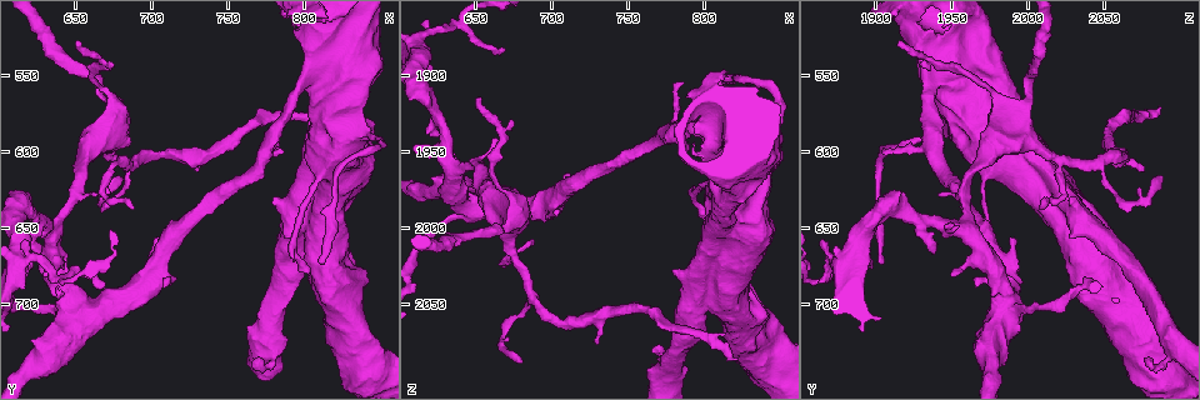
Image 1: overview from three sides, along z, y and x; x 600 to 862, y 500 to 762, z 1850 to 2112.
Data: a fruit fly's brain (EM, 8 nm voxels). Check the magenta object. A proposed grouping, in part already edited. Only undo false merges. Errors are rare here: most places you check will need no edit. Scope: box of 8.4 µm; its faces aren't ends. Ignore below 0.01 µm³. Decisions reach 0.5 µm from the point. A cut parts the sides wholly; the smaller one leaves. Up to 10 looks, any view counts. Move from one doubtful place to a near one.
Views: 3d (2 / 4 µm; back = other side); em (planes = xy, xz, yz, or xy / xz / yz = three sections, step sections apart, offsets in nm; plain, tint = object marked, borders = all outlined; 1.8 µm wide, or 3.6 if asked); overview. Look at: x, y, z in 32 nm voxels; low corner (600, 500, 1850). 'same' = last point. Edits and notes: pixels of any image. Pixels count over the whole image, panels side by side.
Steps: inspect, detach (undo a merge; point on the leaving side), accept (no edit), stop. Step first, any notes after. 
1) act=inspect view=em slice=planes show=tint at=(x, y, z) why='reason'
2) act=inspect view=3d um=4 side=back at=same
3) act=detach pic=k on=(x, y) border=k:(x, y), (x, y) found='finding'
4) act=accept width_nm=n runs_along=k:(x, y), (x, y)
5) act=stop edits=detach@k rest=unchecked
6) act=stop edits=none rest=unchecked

act=inspect view=3d um=4 at=(814, 610, 1976) why='sudden change in width'

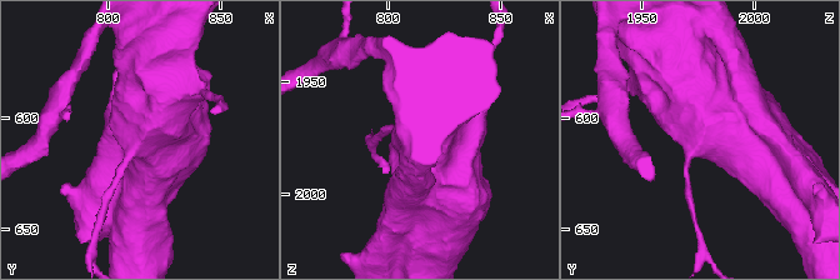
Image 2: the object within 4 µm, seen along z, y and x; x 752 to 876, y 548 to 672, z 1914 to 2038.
act=inspect view=em um=3.6 slice=xz step=8 show=tint at=(814, 611, 1976) why='need the tissue'

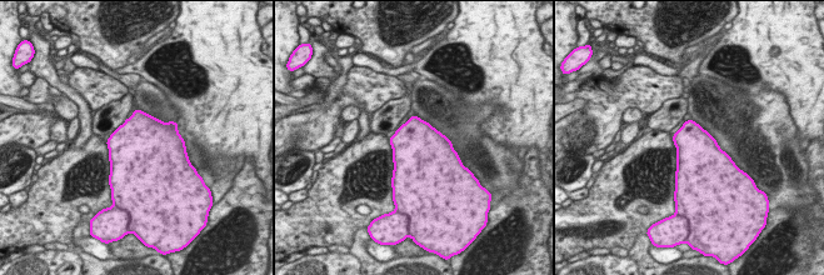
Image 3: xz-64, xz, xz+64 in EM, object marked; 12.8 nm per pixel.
act=inspect view=em um=3.6 slice=planes show=borders at=same

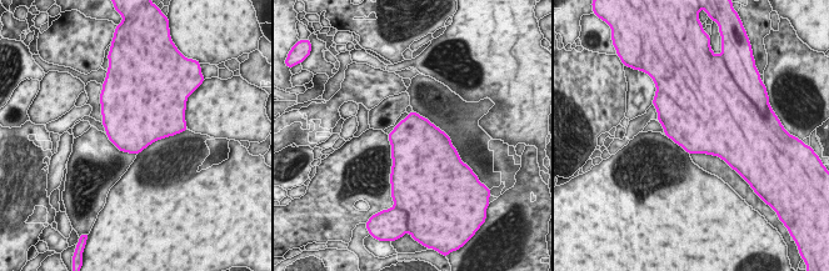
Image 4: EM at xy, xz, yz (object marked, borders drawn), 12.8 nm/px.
act=accept found='one neuron here'

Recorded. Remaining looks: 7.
act=inspect view=em slice=xz step=16 show=tint at=(678, 606, 2022) why='a fork'

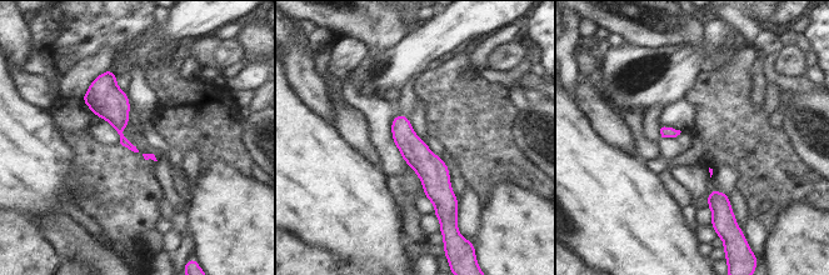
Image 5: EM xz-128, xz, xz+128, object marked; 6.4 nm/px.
act=inspect view=em slice=planes show=tint at=same why='cut it another way'

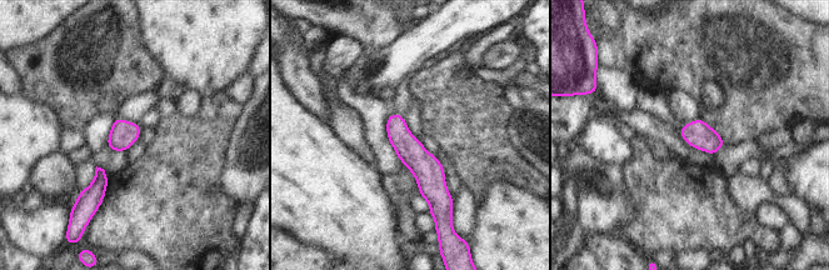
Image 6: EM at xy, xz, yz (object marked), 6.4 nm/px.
act=accept runs_along=6:(395, 116), (437, 209) found='one neuron here'

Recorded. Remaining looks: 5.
act=inspect view=3d um=4 at=(618, 670, 1872) why='sharp bend'

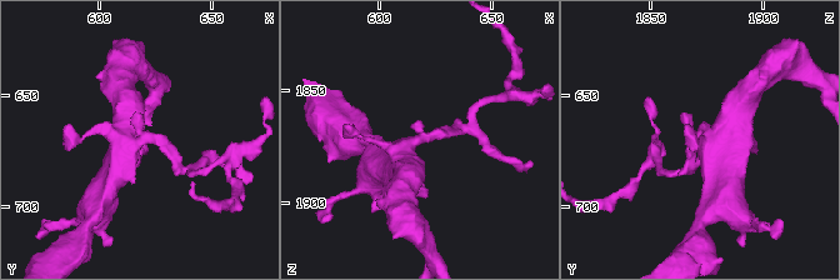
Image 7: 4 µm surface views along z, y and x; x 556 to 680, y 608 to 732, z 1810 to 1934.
act=inspect view=em slice=planes show=tint at=(618, 669, 1872) arms=4 why='shape alone is not enough'

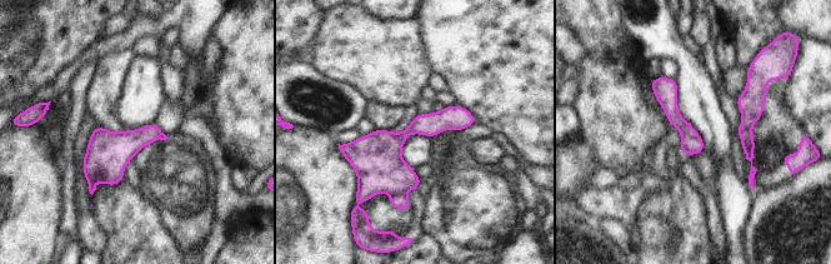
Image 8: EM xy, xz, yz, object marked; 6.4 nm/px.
act=accept found='all the same neuron'

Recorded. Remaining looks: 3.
act=inspect view=em slice=planes show=tint at=(632, 652, 1962) why='thick turns thin'

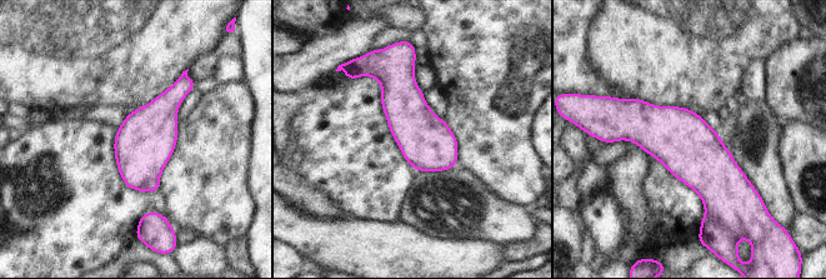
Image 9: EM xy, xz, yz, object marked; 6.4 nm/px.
act=accept found='one neuron here'

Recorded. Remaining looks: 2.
act=stop edits=none rest=unchecked

